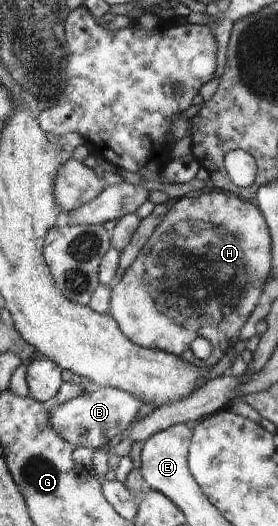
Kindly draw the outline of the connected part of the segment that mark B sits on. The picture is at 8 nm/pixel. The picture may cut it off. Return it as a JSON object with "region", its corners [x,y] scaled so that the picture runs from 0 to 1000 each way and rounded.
{"region":[[[349,736],[335,745],[299,747],[248,762],[191,768],[173,781],[183,816],[259,848],[302,852],[371,850],[414,827],[435,827],[486,800],[500,776],[514,770],[489,751],[453,743],[381,736]]]}

